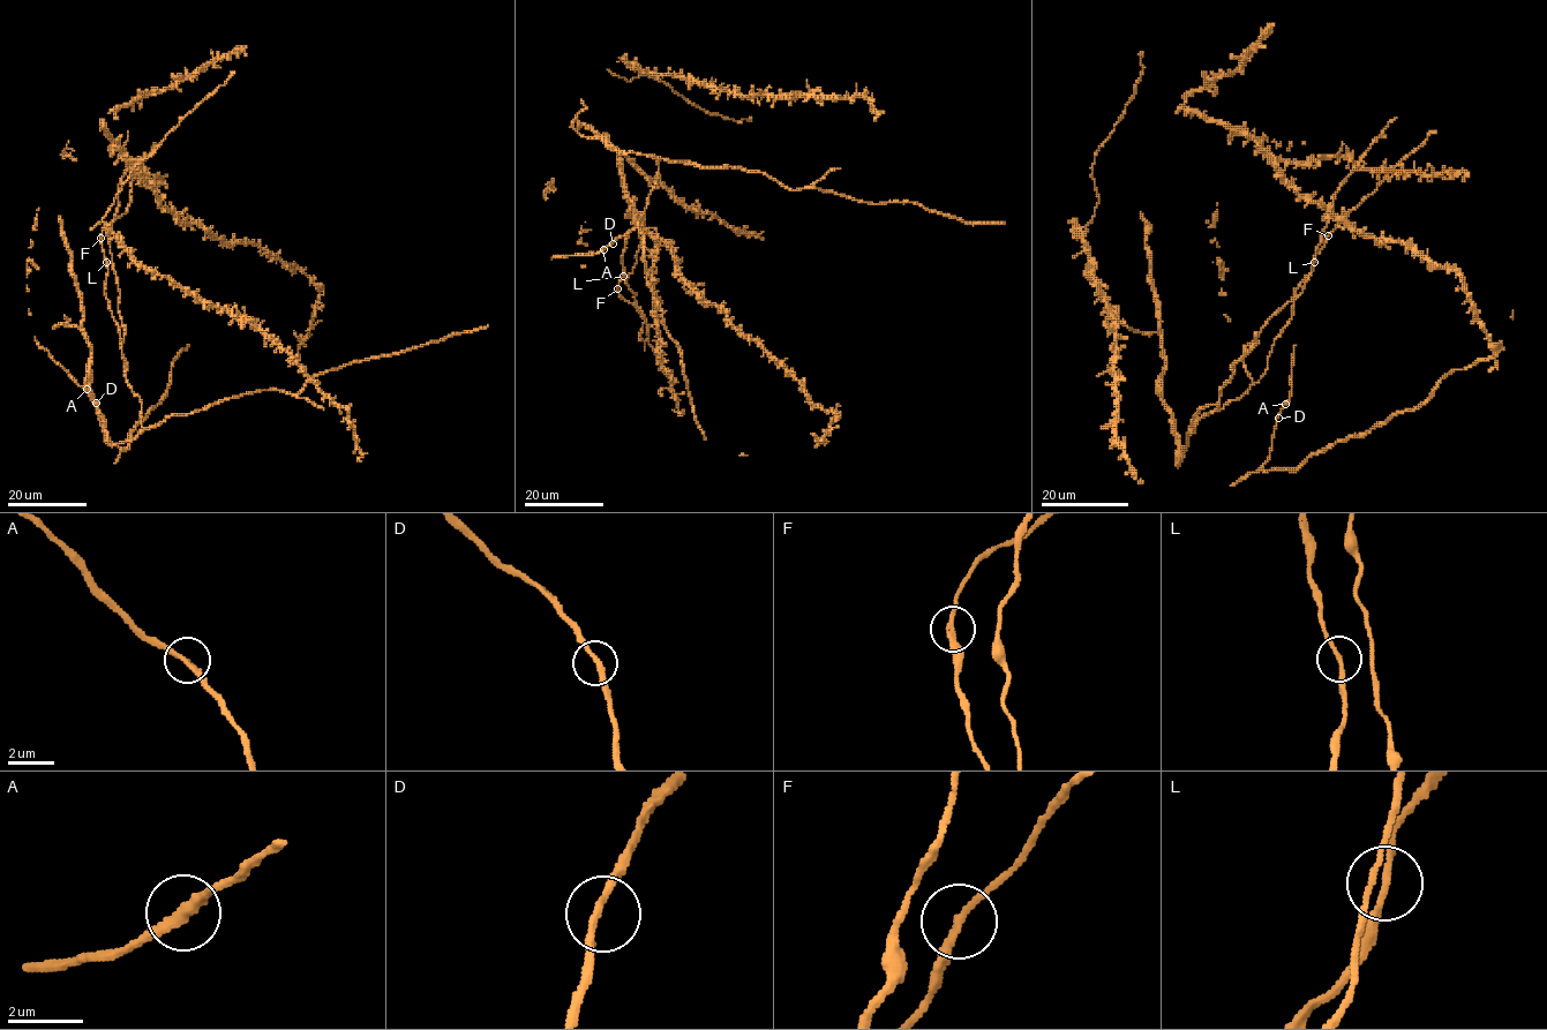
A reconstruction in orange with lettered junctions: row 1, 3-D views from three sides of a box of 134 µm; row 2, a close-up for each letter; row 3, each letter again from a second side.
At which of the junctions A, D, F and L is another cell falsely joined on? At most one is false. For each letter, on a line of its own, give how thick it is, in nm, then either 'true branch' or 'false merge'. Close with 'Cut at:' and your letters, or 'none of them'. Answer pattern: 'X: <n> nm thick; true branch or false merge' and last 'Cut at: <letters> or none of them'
A: 260 nm thick; true branch
D: 200 nm thick; true branch
F: 220 nm thick; true branch
L: 180 nm thick; true branch
Cut at: none of them

